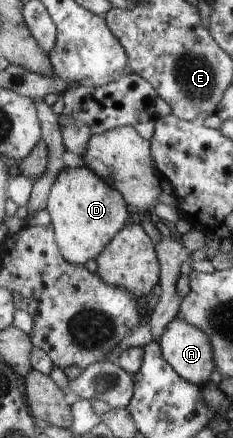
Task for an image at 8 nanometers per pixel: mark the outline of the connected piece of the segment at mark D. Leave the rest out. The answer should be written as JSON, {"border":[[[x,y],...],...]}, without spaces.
{"border":[[[85,165],[65,167],[59,172],[51,187],[46,208],[60,252],[65,260],[81,266],[85,266],[89,260],[95,260],[123,230],[129,218],[124,196]]]}

